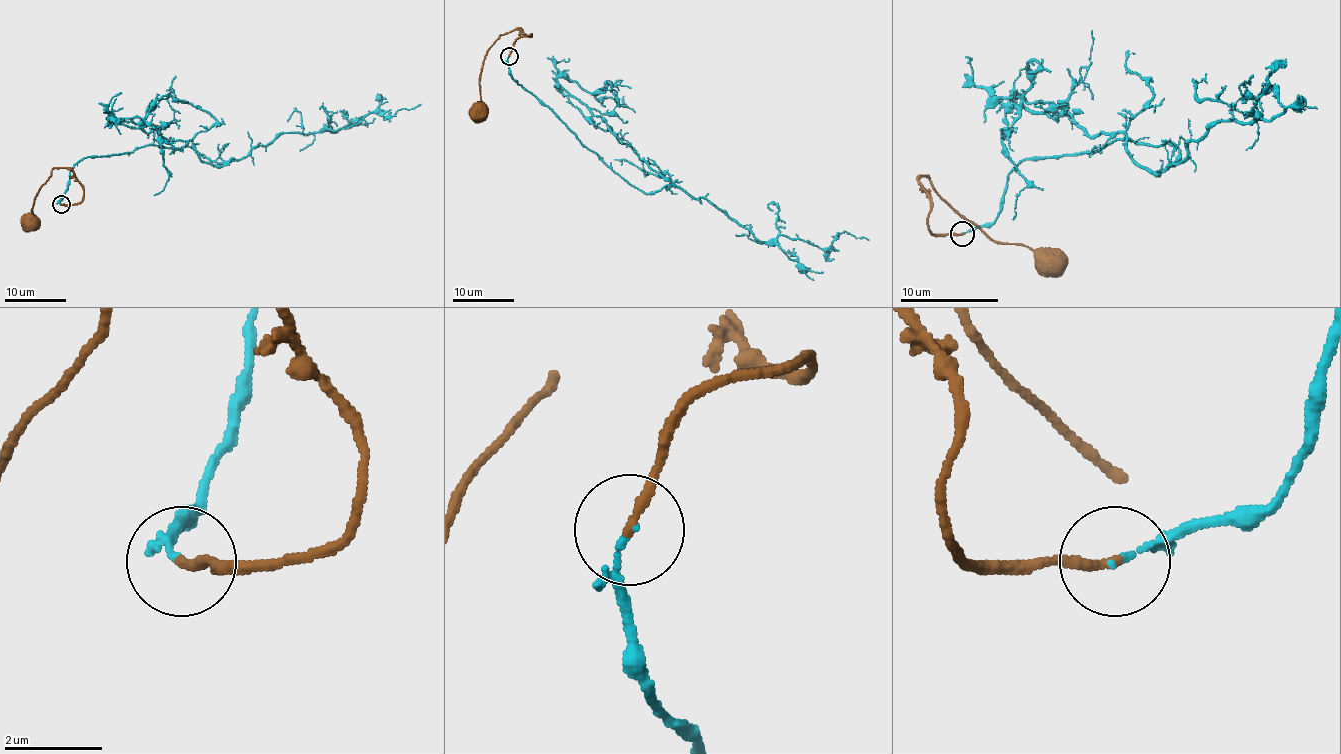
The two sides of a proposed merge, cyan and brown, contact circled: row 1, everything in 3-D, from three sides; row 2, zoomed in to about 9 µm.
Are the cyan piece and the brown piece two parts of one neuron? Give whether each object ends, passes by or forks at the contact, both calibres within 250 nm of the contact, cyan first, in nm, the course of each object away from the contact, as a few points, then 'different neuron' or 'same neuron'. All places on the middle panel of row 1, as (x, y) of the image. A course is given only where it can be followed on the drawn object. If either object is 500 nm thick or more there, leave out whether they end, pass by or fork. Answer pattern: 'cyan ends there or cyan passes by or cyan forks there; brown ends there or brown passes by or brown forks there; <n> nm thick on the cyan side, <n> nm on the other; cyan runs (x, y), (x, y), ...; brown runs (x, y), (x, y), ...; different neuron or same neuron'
cyan passes by; brown ends there; 90 nm thick on the cyan side, 200 nm on the other; cyan runs (509, 55), (583, 145), (655, 193), (670, 182), (559, 77), (616, 97), (602, 88); brown runs (509, 55), (518, 38), (531, 34), (518, 29), (503, 34), (487, 51), (480, 77), (481, 103), (478, 108); same neuron

